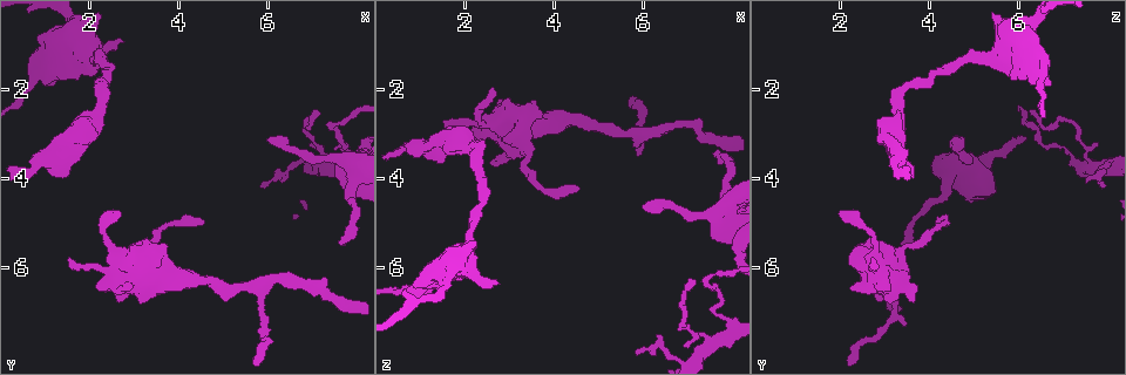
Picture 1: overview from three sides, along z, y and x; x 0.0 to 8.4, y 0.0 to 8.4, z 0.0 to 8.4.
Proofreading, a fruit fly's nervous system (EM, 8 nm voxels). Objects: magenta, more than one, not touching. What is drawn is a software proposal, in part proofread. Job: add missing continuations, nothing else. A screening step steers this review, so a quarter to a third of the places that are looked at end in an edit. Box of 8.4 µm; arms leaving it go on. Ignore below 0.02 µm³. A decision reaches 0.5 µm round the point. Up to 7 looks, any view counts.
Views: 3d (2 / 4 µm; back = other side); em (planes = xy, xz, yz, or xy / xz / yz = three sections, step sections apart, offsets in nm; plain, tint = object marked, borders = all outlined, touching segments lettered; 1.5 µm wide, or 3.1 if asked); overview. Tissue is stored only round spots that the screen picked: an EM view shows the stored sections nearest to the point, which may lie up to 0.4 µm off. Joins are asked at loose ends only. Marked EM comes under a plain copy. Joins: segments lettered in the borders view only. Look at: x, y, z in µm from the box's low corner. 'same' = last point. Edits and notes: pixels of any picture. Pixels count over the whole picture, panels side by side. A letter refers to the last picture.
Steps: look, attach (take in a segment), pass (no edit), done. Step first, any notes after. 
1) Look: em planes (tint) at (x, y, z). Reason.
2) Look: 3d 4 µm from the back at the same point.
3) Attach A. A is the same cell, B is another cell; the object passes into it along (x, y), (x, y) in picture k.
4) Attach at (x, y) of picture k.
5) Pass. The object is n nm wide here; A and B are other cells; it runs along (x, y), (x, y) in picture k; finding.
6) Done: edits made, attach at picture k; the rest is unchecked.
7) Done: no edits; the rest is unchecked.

Look: 3d 2 µm at (7.05, 2.50, 6.25). Thin end.

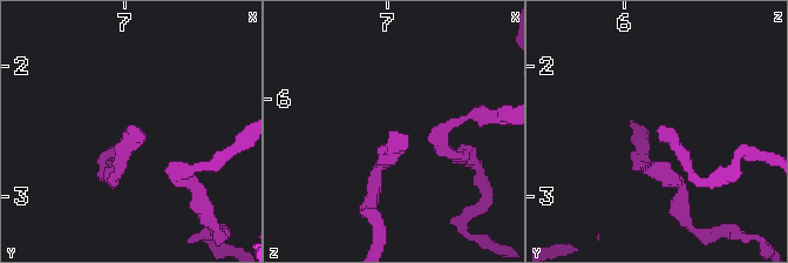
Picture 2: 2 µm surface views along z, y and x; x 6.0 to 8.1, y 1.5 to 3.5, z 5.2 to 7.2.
Look: em xz step 8 (tint) at (7.04, 2.46, 6.26). Now the EM.

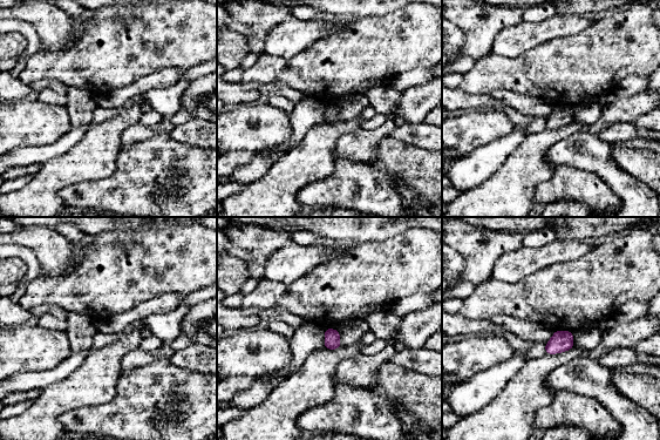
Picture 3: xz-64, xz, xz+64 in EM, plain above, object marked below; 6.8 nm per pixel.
Look: em planes (borders) at the same point. Another direction.

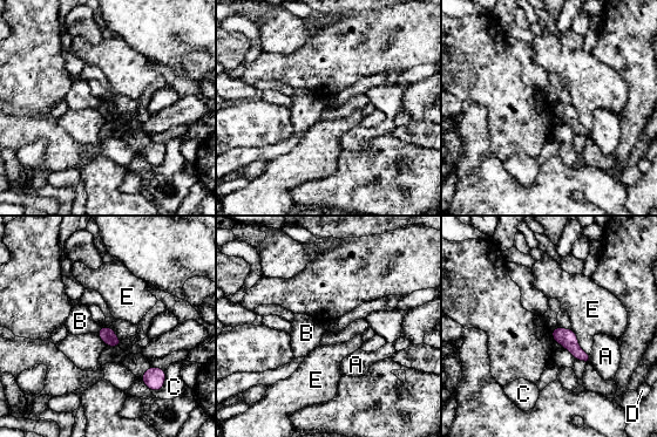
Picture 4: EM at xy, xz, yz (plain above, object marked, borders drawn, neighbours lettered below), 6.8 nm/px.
Pass. A, B, C, D and E are other cells; a border runs along (101, 327), (97, 333) in picture 4; none of them fits.

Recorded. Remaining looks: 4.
Look: em xy step 4 (tint) at (7.50, 5.50, 3.45). Tapers out.

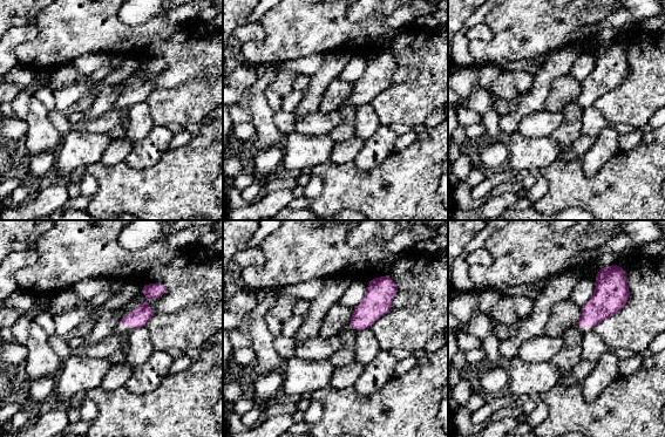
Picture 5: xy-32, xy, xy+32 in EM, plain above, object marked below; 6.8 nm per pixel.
Look: em planes (borders) at the same point.

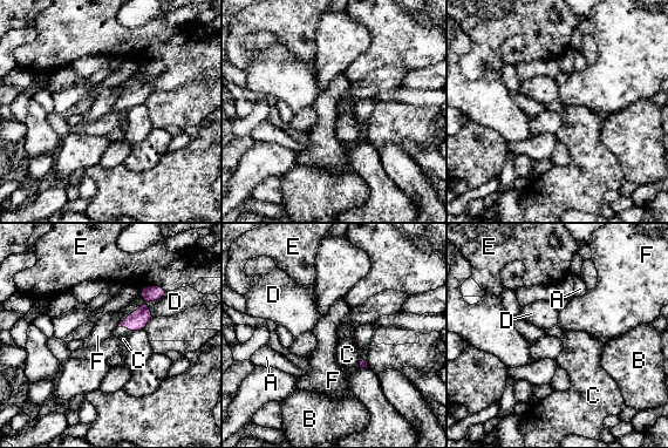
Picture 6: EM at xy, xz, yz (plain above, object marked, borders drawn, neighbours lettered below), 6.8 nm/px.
Pass. A, B, C, D, E and F are other cells; it runs along (162, 292), (123, 324) in picture 6; no lettered segment goes on from it.

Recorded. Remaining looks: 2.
Look: 3d 4 µm at (2.75, 0.90, 6.40). Free end.

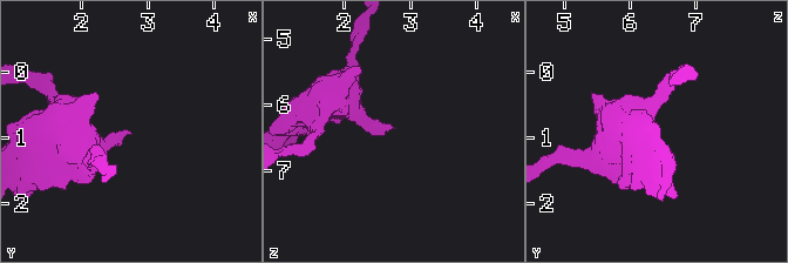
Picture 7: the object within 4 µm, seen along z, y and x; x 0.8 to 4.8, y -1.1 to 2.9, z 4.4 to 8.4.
Look: em planes (borders) at (2.75, 0.95, 6.35). Shape alone is not enough.

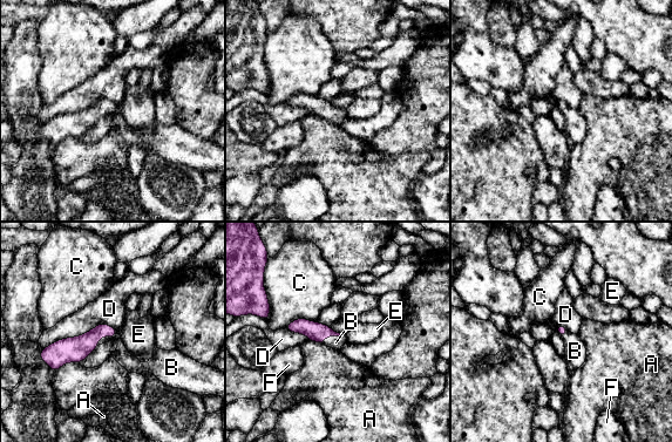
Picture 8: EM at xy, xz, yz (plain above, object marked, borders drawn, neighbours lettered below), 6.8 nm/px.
Attach B. B is the same cell, A, C, D, E and F are other cells; the neuron continues.

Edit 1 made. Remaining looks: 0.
Done: edits made, attach at picture 8; the rest is unchecked.

